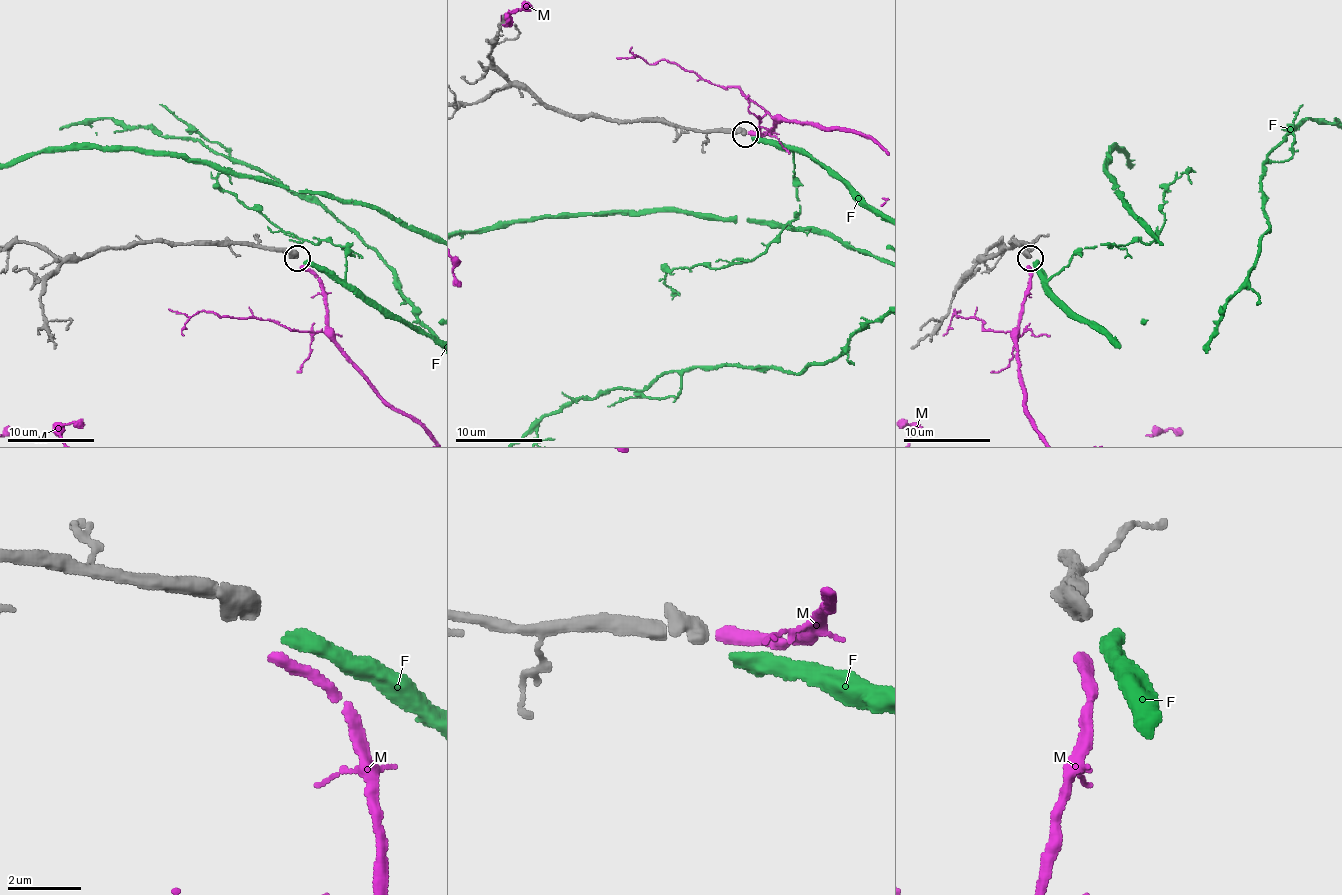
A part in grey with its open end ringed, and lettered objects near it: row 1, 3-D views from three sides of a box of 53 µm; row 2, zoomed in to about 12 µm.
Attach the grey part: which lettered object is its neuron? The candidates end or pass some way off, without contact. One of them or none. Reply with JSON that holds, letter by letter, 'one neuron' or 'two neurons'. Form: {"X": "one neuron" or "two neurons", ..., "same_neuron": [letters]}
{"F": "one neuron", "M": "two neurons", "same_neuron": ["F"]}

